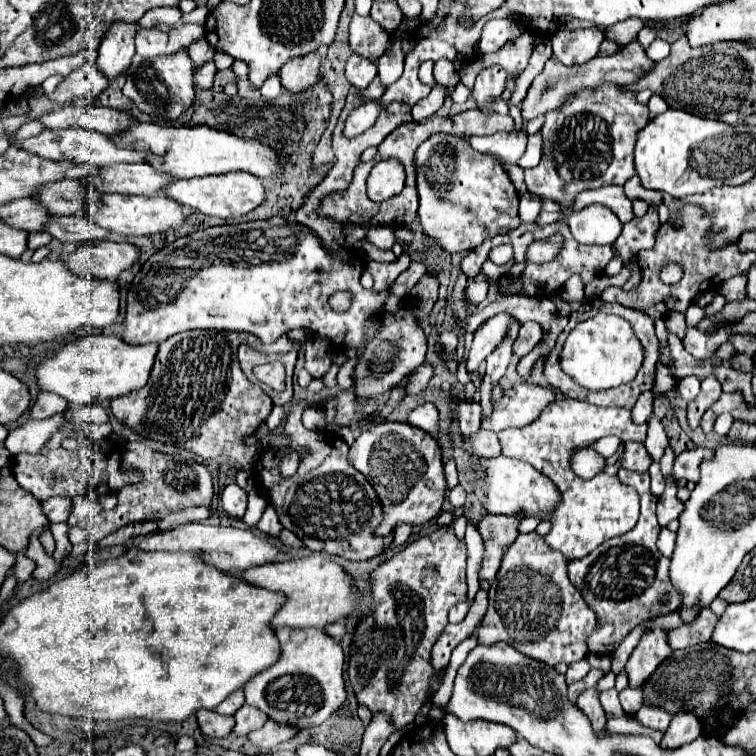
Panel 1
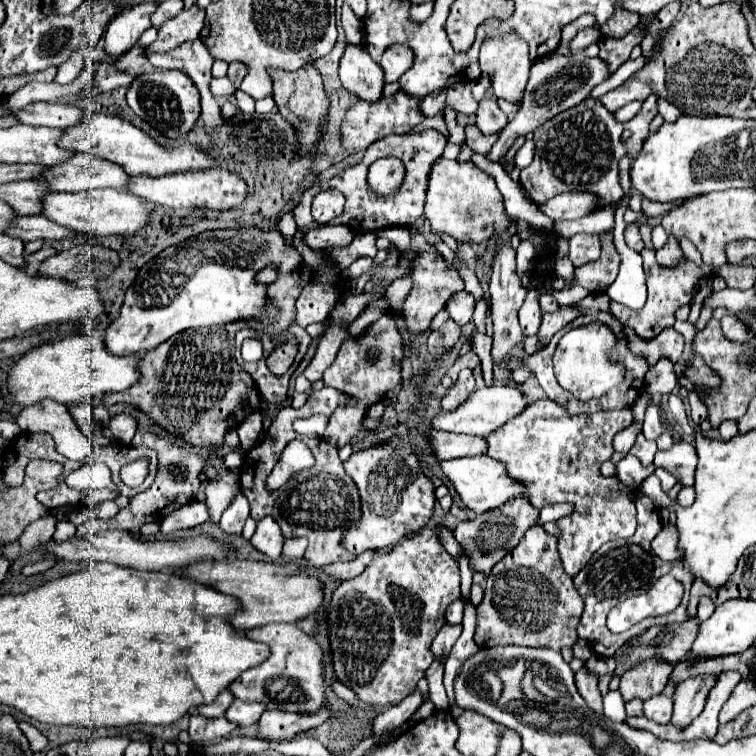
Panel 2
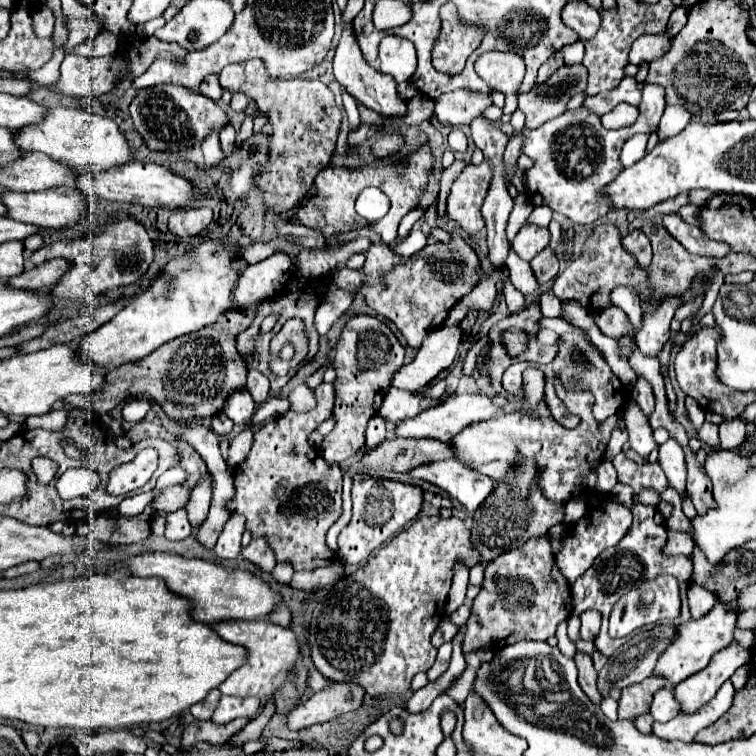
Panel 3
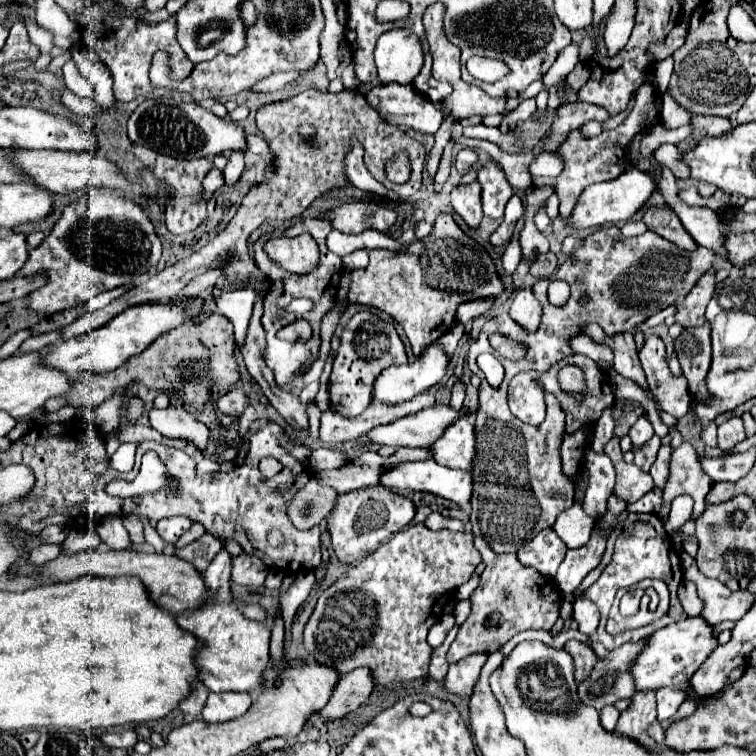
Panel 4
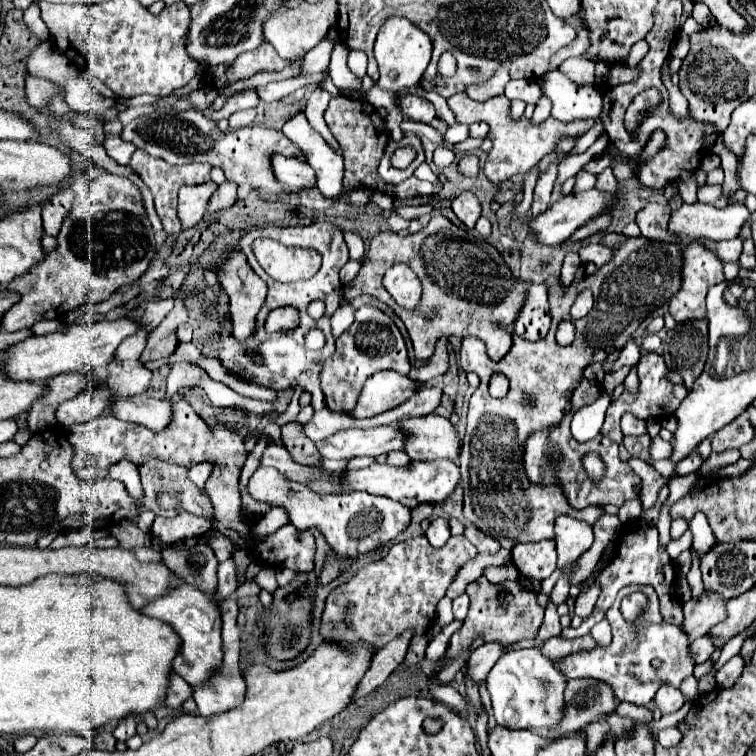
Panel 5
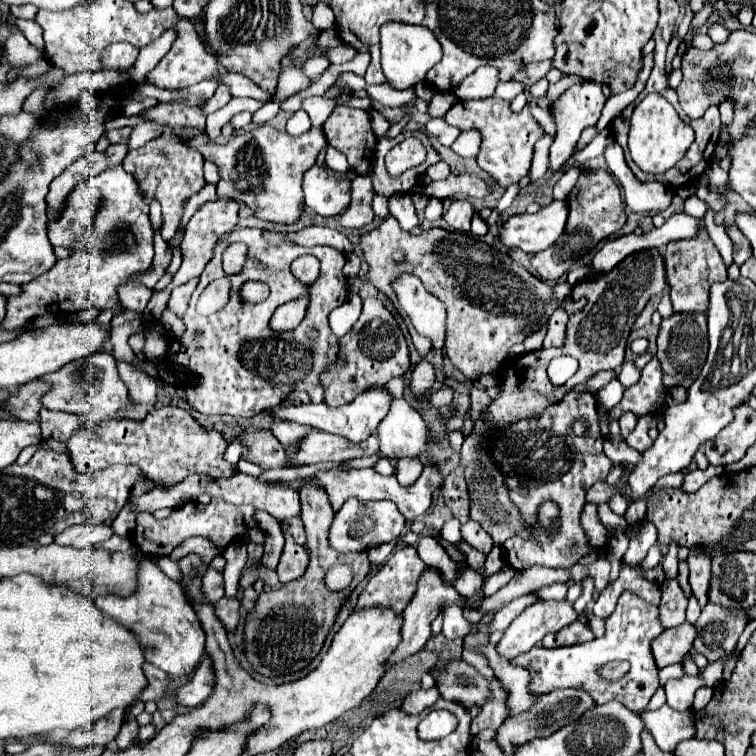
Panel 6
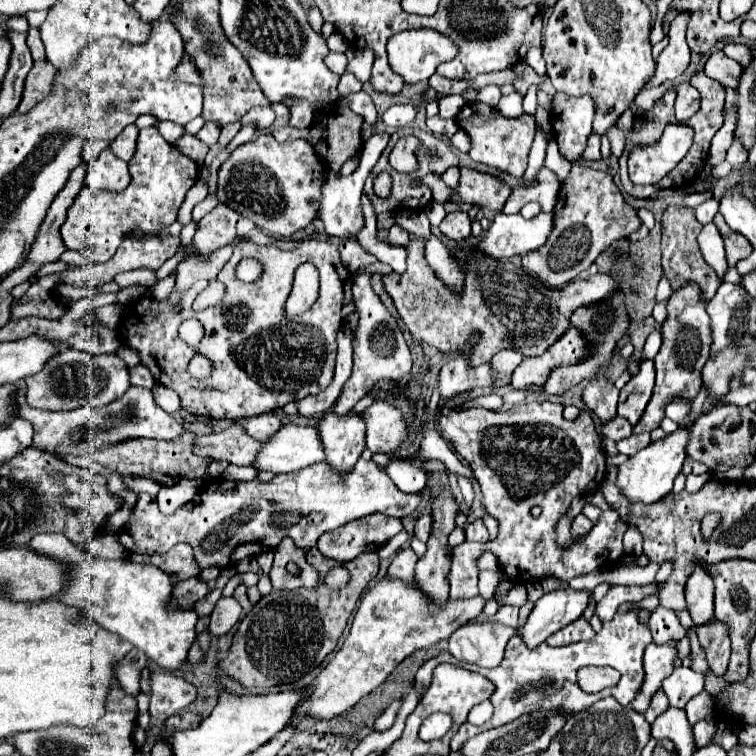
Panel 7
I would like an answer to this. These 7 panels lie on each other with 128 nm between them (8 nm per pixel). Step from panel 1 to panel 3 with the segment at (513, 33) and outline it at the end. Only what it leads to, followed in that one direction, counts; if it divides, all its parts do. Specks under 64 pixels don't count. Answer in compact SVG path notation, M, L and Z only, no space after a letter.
M484 52L476 60L478 76L494 90L506 96L504 114L512 114L518 108L518 88L524 80L524 58L514 52Z

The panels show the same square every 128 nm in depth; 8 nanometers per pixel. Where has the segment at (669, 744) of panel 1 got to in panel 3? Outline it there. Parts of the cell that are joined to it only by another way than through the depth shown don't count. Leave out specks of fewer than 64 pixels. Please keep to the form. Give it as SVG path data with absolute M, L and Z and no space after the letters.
M732 642L704 672L696 672L688 680L682 680L674 686L674 698L680 702L682 714L698 712L708 700L712 700L718 688L746 662L750 660L750 652L744 650L738 642Z

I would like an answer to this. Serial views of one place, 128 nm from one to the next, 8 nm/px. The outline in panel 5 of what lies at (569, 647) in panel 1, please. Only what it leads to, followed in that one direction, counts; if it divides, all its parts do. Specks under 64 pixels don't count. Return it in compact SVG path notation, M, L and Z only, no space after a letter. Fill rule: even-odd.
M466 524L466 532L464 536L478 548L478 552L490 552L496 554L500 550L500 544L494 538L488 538L484 532L480 532L478 528L474 528L474 524ZM478 578L474 584L468 584L466 594L470 596L470 610L464 620L464 626L452 636L446 658L442 662L442 670L438 672L440 682L450 682L458 670L468 660L470 646L474 640L482 642L498 642L498 644L514 644L518 640L534 638L542 626L544 618L544 608L538 604L538 594L524 588L520 580L514 582L502 582L502 584L492 584L486 578Z

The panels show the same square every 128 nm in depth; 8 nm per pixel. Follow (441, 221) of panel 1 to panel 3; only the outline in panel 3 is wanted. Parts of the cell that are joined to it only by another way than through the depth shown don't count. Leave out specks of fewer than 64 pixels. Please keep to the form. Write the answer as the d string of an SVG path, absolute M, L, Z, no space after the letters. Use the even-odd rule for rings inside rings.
M584 64L560 66L544 84L534 84L530 92L518 96L518 108L526 114L526 128L538 128L560 116L570 98L588 86L588 70ZM484 160L478 166L468 164L452 184L446 214L468 234L476 234L484 228L480 206L490 190L492 176L494 170L490 166L490 160Z

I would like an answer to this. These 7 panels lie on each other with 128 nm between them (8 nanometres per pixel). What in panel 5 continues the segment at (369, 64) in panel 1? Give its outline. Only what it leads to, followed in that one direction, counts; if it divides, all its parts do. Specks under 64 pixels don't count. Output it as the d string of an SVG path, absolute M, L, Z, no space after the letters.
M416 94L400 96L400 98L396 98L396 104L398 104L398 110L404 114L404 118L408 118L408 120L430 124L436 118L434 106L426 98L420 98Z

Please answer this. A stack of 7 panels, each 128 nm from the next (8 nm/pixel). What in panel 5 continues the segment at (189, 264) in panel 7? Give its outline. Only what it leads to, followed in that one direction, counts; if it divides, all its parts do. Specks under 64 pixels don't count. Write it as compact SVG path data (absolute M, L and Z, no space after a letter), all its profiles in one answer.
M176 298L174 310L148 334L146 348L140 356L140 362L144 364L144 362L150 362L150 360L158 360L162 356L170 356L174 352L174 348L178 346L176 330L186 320L188 320L188 312L186 312L182 300Z

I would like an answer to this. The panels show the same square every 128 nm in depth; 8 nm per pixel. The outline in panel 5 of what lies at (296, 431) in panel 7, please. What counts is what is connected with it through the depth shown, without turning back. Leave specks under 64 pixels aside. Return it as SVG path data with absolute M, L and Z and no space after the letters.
M378 426L368 430L344 430L336 432L328 440L316 444L318 452L326 458L344 460L352 456L382 456L390 450L404 450L408 436L398 426Z

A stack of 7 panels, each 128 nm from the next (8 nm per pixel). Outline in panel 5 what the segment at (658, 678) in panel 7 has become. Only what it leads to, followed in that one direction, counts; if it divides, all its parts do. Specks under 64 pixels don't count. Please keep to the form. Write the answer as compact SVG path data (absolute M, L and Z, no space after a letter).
M704 592L698 600L684 602L684 630L692 640L704 636L712 626L728 616L726 600L716 592Z

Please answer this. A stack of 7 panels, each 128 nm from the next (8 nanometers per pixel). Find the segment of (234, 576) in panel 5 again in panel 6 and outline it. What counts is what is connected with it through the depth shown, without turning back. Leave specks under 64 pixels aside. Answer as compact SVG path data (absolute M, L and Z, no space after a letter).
M212 566L204 574L204 594L212 602L218 602L224 596L224 576L220 570L216 570Z

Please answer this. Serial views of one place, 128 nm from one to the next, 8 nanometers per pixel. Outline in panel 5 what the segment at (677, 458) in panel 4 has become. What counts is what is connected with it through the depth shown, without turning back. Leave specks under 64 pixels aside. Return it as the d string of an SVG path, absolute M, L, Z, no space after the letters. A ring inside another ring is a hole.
M666 458L666 460L650 459L649 464L664 476L666 482L670 482L670 480L674 478L674 474L676 474L676 462L672 462L672 460L668 460L668 458ZM696 512L692 516L692 522L690 522L690 530L694 534L694 544L692 548L702 556L704 552L708 552L708 548L712 548L712 542L716 544L716 538L712 534L712 528L708 524L708 518L704 516L704 512Z

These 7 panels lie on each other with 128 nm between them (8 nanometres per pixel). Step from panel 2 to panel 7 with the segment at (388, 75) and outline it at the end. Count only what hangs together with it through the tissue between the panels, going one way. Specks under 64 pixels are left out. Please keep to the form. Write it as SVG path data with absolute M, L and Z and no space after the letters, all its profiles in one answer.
M426 28L404 30L390 36L386 50L388 50L390 68L404 78L404 84L416 84L416 82L428 80L436 72L438 64L452 60L452 56L456 56L456 46L452 44L452 40L448 40L446 36L440 36L440 32L436 30L426 30Z

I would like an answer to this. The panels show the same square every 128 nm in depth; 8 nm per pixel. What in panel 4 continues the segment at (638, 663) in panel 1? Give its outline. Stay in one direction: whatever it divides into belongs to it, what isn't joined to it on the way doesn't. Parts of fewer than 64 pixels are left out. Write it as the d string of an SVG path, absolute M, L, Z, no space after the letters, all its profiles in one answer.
M636 692L632 696L630 706L620 714L616 732L632 736L636 742L656 748L656 742L648 736L646 728L652 720L656 720L656 692Z

